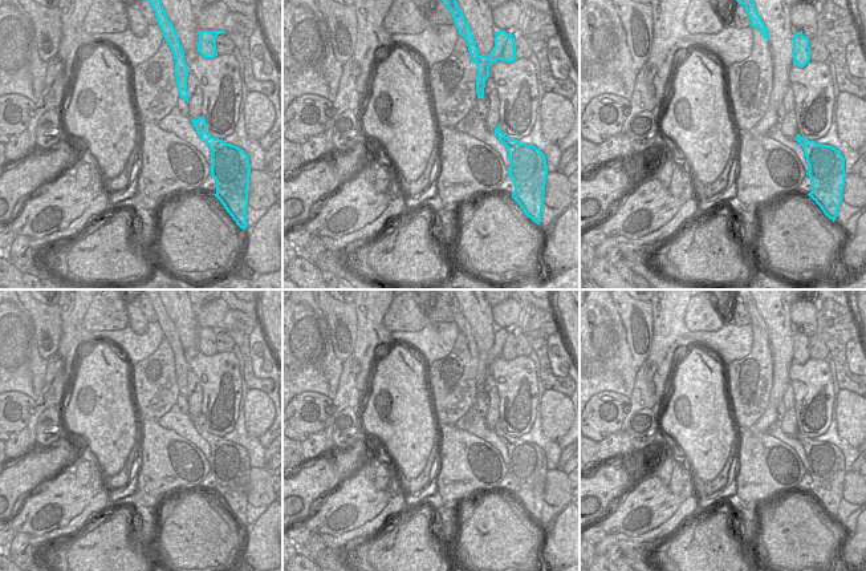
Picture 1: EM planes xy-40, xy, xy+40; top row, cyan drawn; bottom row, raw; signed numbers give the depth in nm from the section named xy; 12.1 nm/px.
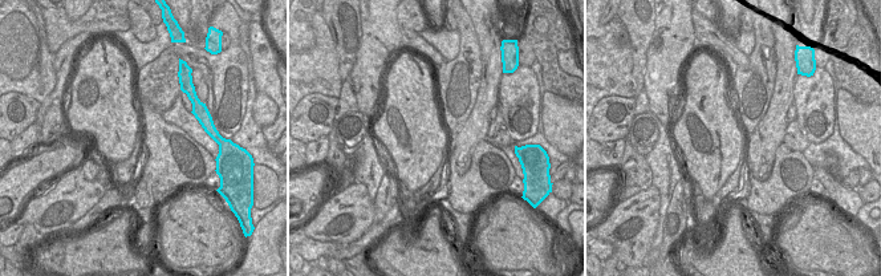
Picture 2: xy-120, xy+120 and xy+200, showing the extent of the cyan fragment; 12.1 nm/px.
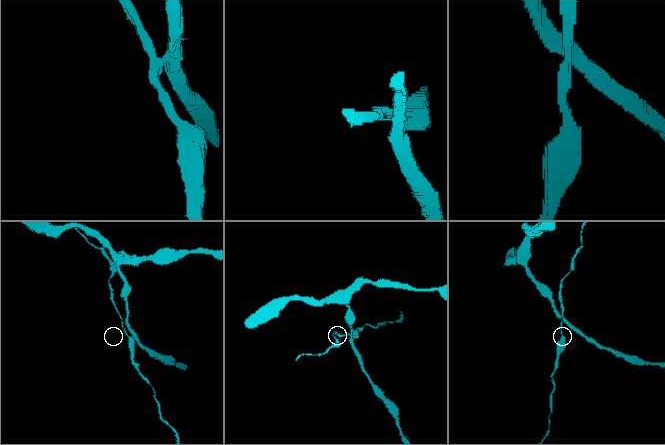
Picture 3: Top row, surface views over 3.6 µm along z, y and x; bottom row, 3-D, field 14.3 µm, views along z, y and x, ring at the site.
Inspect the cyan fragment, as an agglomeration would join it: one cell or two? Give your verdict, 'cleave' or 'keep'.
cleave

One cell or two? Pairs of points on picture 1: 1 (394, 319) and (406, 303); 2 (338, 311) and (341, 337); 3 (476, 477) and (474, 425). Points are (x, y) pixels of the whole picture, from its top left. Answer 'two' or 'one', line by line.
1: one
2: one
3: two

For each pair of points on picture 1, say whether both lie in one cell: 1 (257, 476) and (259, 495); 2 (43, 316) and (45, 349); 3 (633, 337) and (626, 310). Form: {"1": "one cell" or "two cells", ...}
{"1": "one cell", "2": "one cell", "3": "one cell"}

